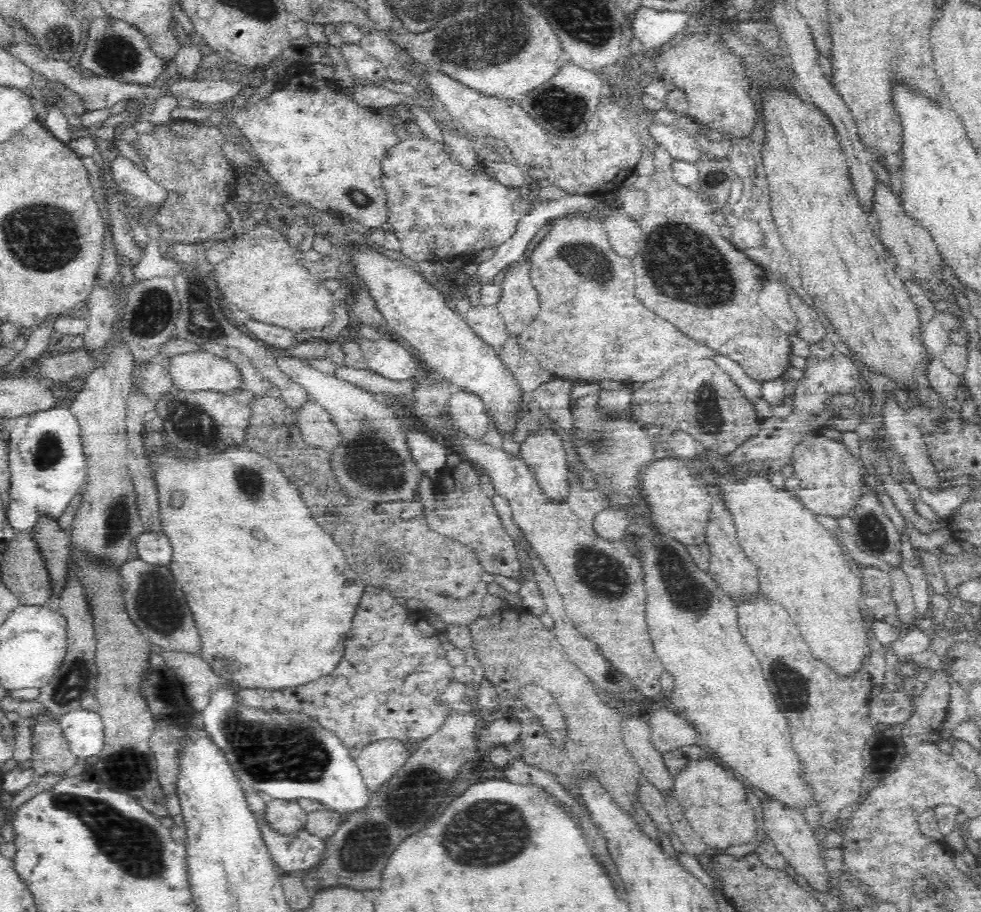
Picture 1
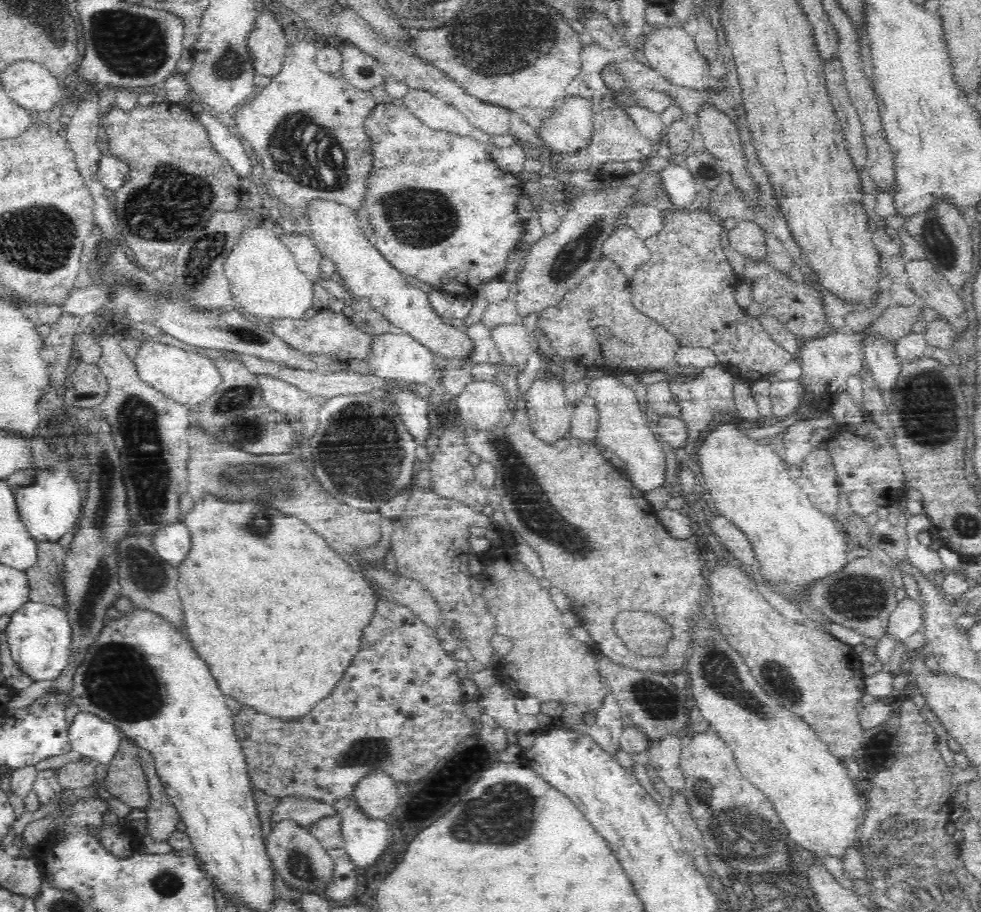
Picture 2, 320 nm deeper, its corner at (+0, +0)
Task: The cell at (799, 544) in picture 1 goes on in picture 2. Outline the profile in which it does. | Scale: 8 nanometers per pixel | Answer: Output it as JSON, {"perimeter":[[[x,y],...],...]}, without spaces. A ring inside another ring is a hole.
{"perimeter":[[[734,422],[721,423],[714,428],[706,435],[696,453],[701,468],[700,480],[707,486],[719,514],[737,526],[750,541],[758,562],[753,573],[766,580],[769,588],[781,594],[785,600],[802,606],[809,605],[810,586],[842,572],[850,560],[846,552],[851,546],[839,523],[833,516],[814,508],[807,494],[788,473],[788,466],[774,452],[772,444],[754,440],[745,433],[744,427],[740,429]]]}

